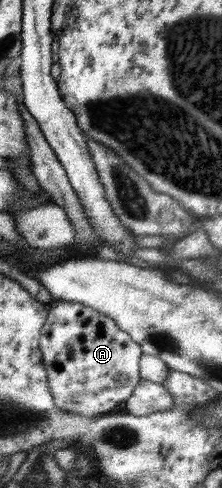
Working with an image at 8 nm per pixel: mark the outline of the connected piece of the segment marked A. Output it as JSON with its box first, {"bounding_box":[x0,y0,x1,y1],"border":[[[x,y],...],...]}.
{"bounding_box":[39,300,143,417],"border":[[[53,300],[48,305],[48,316],[41,328],[39,351],[47,373],[47,385],[53,394],[55,405],[67,413],[81,417],[95,417],[111,413],[122,401],[131,397],[140,379],[139,361],[143,355],[141,347],[131,336],[117,327],[113,319],[82,303]]]}

